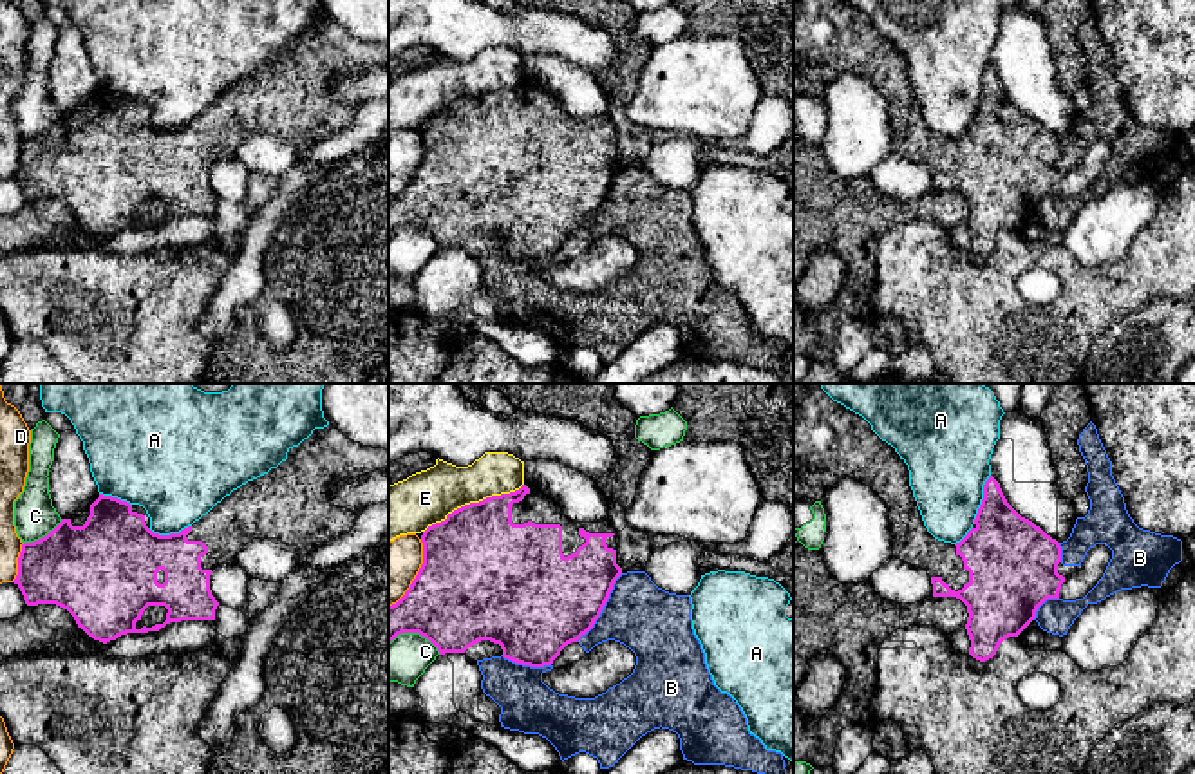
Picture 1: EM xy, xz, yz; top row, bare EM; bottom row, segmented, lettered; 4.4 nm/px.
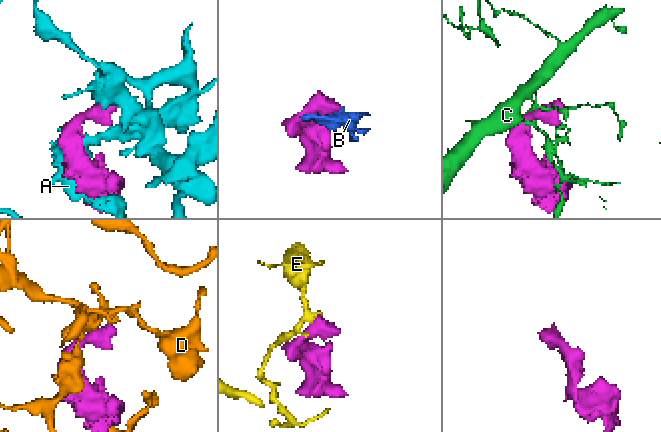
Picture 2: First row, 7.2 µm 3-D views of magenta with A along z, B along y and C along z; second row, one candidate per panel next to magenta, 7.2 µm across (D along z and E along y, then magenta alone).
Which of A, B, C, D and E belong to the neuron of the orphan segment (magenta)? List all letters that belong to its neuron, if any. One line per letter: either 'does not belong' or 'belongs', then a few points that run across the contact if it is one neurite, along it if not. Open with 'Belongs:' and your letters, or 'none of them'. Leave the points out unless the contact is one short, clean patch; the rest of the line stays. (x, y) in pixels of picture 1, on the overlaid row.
Belongs: none of them
A: does not belong
B: does not belong
C: does not belong
D: does not belong
E: does not belong

